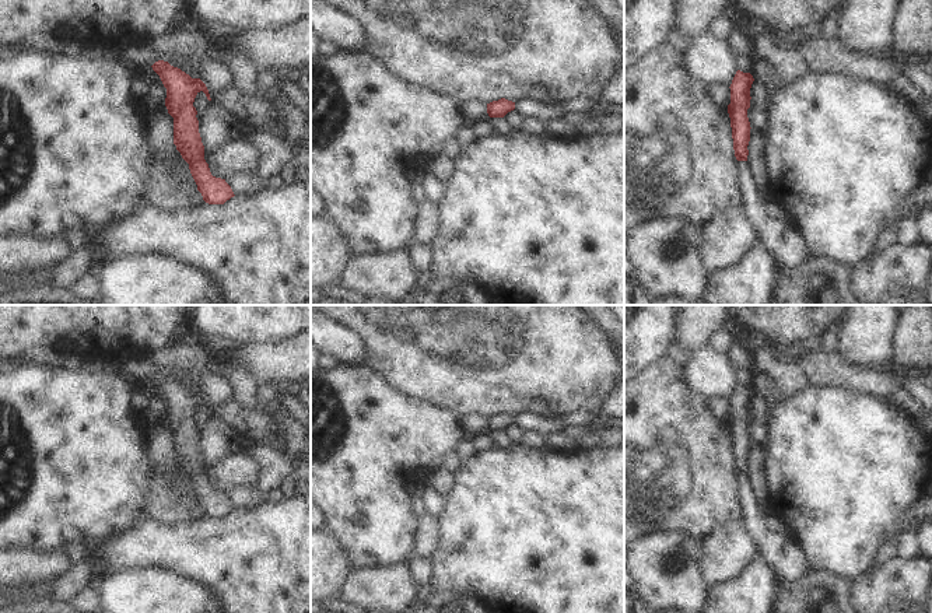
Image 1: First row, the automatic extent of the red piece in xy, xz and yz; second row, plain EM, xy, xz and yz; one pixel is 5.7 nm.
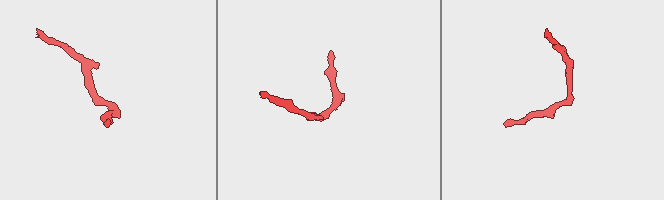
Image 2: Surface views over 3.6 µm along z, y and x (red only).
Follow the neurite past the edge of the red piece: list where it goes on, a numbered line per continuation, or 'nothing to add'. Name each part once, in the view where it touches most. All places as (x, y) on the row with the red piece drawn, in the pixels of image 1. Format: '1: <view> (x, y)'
nothing to add

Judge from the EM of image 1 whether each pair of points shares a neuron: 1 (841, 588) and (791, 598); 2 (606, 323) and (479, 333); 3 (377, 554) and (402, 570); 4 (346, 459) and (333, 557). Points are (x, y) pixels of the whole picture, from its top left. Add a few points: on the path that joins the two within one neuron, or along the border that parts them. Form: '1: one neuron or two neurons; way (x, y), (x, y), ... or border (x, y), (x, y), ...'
1: one neuron; way (829, 588), (823, 585), (810, 598), (803, 598)
2: two neurons; border (592, 319), (609, 337)
3: two neurons; border (403, 561), (361, 568)
4: two neurons; border (326, 532), (344, 552), (350, 568)

